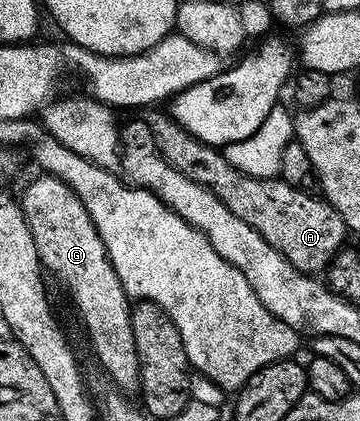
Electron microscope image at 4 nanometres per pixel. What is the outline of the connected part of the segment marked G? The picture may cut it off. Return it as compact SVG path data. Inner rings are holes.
M41 173L24 190L24 195L19 195L20 207L28 221L30 232L34 236L34 244L38 248L40 265L45 271L53 270L60 277L62 285L68 289L80 318L84 321L84 330L88 333L88 342L92 345L92 354L96 362L108 373L112 380L111 385L125 395L132 396L140 389L140 361L138 348L134 344L134 328L132 327L132 306L128 294L118 280L118 272L108 259L106 248L94 228L94 220L90 220L90 212L78 200L78 196L62 180L53 178L51 174Z

